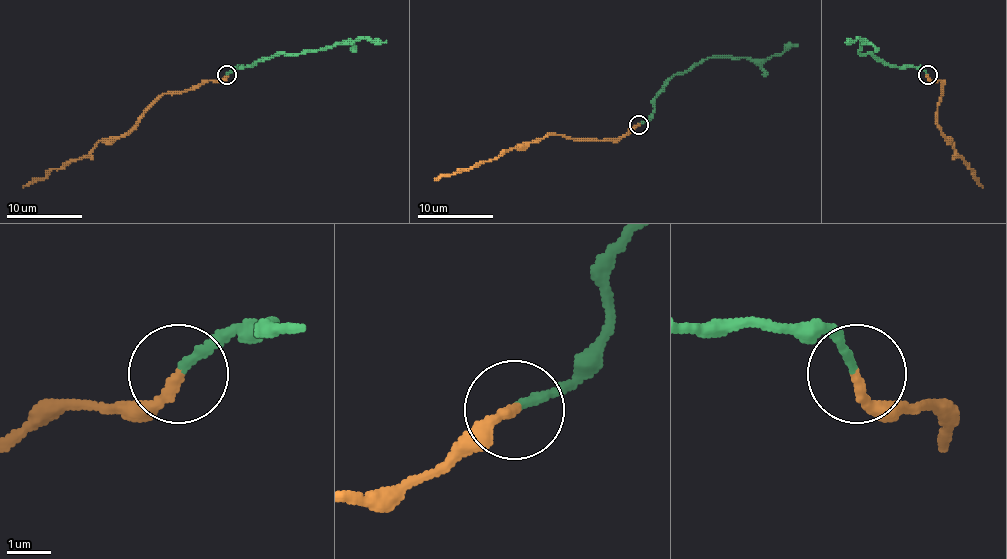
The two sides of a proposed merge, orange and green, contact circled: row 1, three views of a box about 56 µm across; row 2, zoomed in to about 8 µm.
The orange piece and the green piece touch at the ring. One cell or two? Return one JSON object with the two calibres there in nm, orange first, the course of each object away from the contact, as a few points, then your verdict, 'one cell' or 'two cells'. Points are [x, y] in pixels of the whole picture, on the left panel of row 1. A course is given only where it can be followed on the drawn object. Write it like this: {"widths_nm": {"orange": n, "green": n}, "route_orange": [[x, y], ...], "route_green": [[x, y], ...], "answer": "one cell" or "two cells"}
{"widths_nm": {"orange": 240, "green": 200}, "route_orange": [[226, 74], [183, 91], [168, 91], [119, 136], [100, 140], [87, 155], [70, 159], [23, 187]], "route_green": [[228, 74], [279, 54], [298, 54], [369, 39], [386, 40]], "answer": "one cell"}

